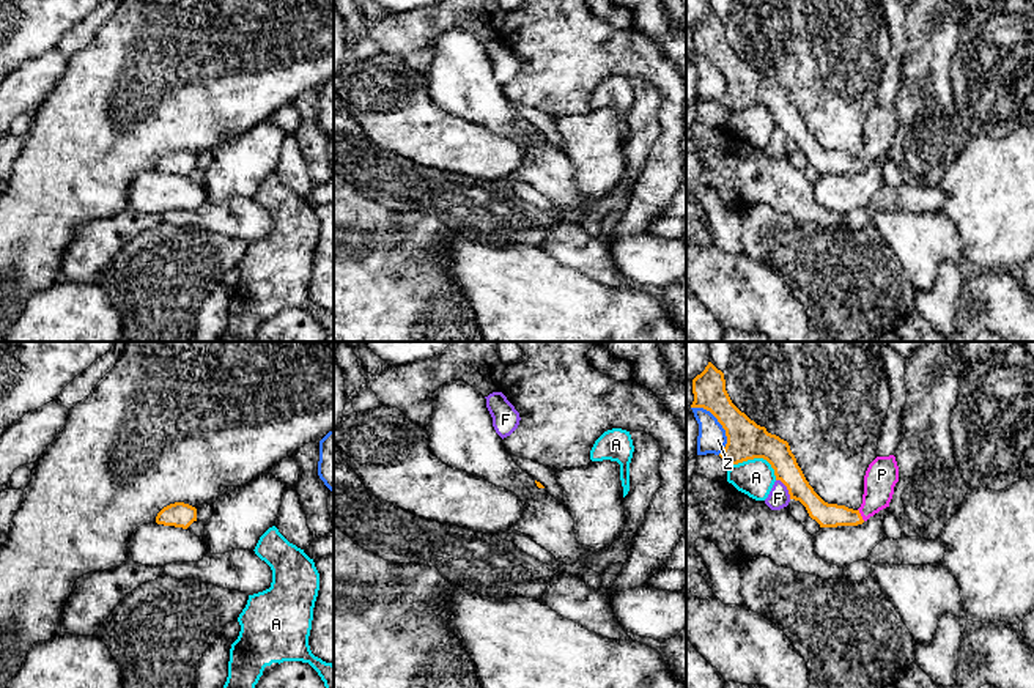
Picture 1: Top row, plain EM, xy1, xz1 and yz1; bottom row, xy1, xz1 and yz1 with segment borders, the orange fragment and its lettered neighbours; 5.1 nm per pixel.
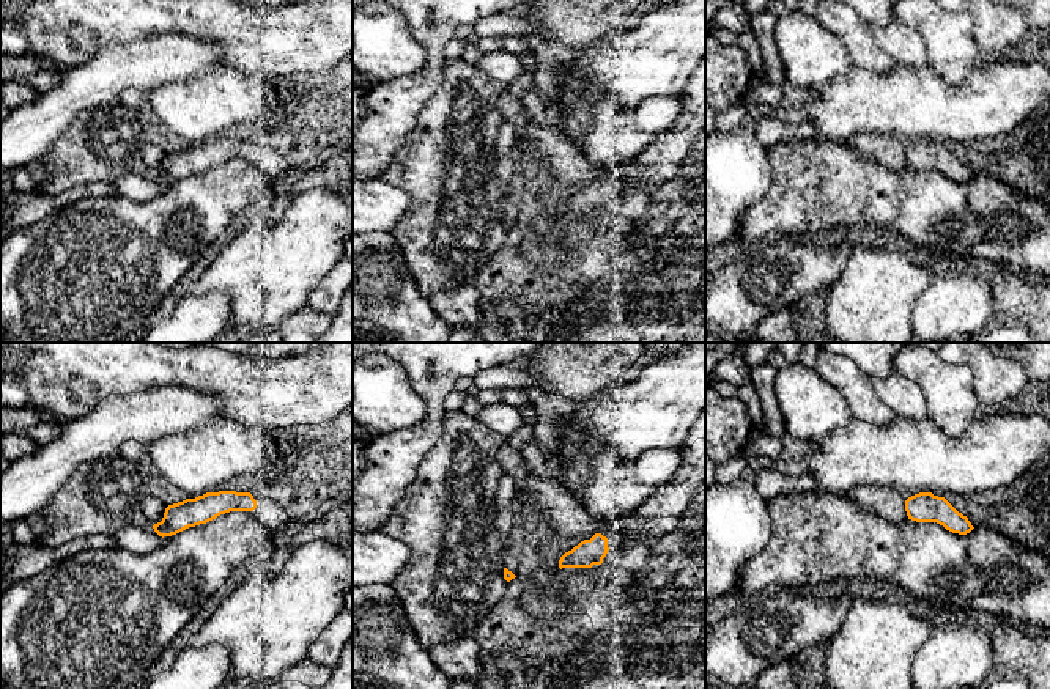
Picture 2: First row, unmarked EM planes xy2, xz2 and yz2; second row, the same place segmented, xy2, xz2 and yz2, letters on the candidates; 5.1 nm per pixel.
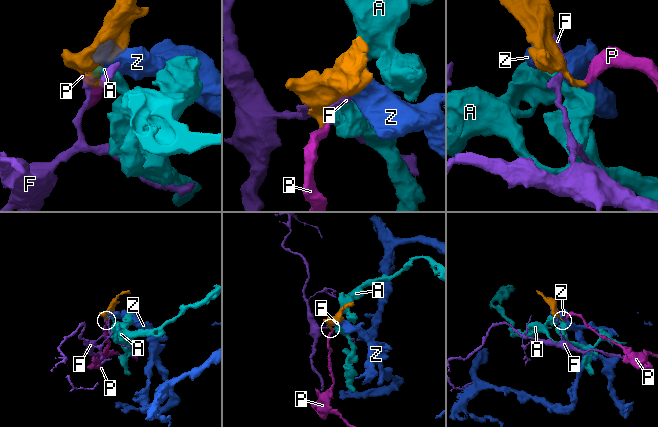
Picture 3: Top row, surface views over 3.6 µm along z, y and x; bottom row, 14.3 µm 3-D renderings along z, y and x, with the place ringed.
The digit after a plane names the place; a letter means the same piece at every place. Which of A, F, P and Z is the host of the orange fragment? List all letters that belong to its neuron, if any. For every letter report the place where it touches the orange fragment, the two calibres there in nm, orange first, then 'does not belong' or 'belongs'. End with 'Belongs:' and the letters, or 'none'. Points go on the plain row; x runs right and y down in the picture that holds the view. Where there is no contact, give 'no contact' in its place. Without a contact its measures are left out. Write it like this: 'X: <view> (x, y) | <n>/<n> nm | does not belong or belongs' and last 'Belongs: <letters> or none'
A: yz1 (757, 104) | 200/190 nm | does not belong
F: yz1 (787, 136) | 140/110 nm | does not belong
P: yz1 (860, 162) | 130/160 nm | belongs
Z: yz1 (720, 70) | 200/150 nm | does not belong
Belongs: P

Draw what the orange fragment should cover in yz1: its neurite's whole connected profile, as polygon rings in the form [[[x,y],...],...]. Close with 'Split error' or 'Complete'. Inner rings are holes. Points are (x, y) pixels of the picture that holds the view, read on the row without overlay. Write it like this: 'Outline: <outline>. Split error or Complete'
Outline: [[[711,9],[692,27],[694,49],[691,55],[710,58],[726,77],[727,91],[719,104],[729,112],[754,105],[766,107],[774,117],[790,146],[800,148],[820,175],[858,173],[880,157],[889,154],[899,129],[894,102],[877,104],[864,123],[862,151],[858,157],[825,150],[809,132],[787,88],[757,72],[741,60],[726,38],[724,20]]]. Split error

